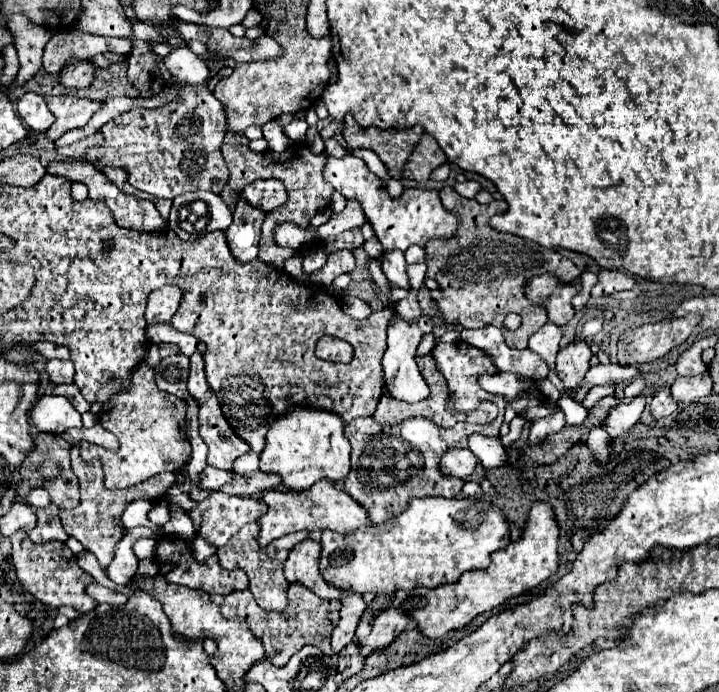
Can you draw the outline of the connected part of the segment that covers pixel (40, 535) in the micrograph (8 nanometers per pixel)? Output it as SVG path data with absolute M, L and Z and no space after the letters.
M49 506L43 510L37 510L37 526L29 532L29 538L37 544L47 542L47 540L61 540L65 542L69 536L61 526L61 520L57 516L59 508L57 506Z

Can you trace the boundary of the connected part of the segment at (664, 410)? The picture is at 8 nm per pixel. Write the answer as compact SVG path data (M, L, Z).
M663 386L655 392L653 400L651 400L651 414L655 418L663 418L663 416L669 416L673 414L677 408L677 402L673 402L673 396L671 396L671 390L669 386Z

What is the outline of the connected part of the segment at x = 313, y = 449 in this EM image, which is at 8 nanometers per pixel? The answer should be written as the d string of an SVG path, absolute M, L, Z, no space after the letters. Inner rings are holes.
M291 406L281 418L271 422L259 468L279 474L291 490L307 490L323 478L341 482L349 474L349 440L343 428L345 422L333 412L317 410L315 406Z

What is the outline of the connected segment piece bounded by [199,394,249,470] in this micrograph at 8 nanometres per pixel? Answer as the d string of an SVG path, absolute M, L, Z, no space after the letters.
M215 394L199 408L199 434L209 446L209 466L231 470L235 458L249 452L249 444L243 438L237 438L233 428L229 428Z

